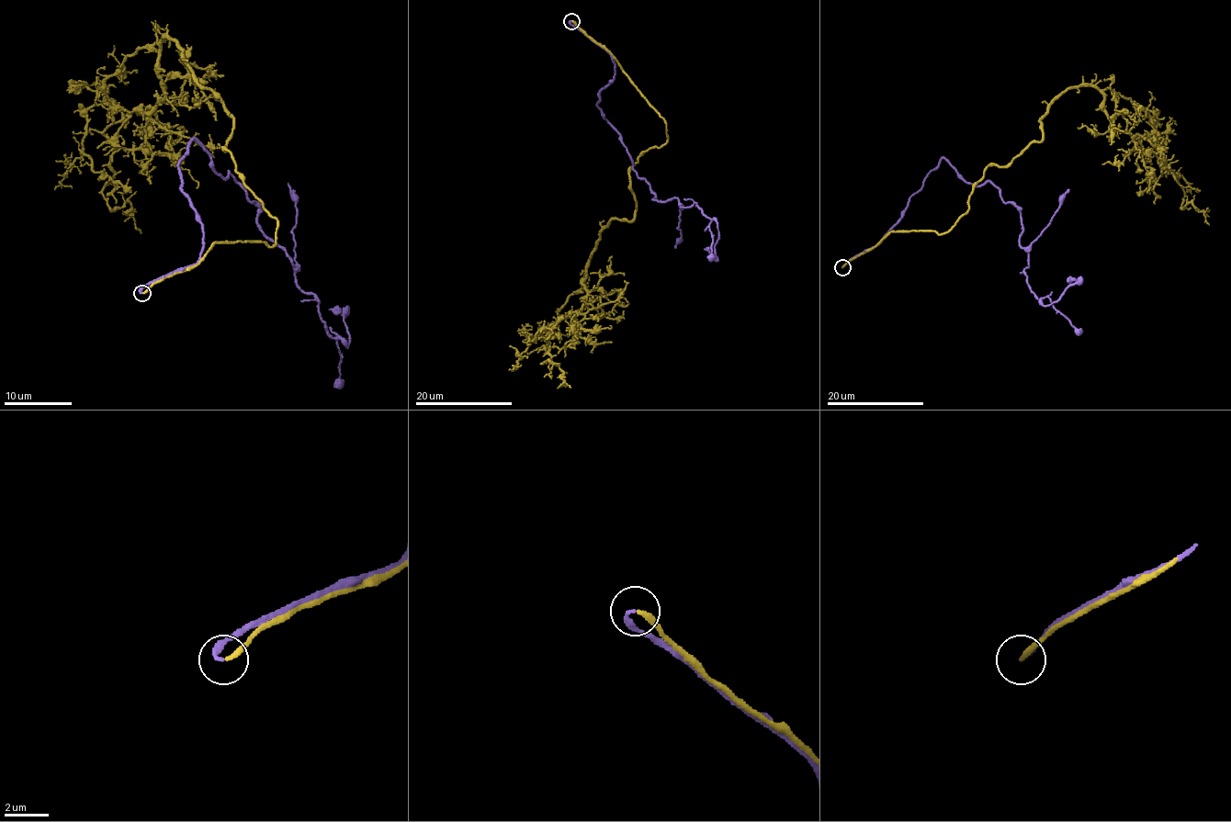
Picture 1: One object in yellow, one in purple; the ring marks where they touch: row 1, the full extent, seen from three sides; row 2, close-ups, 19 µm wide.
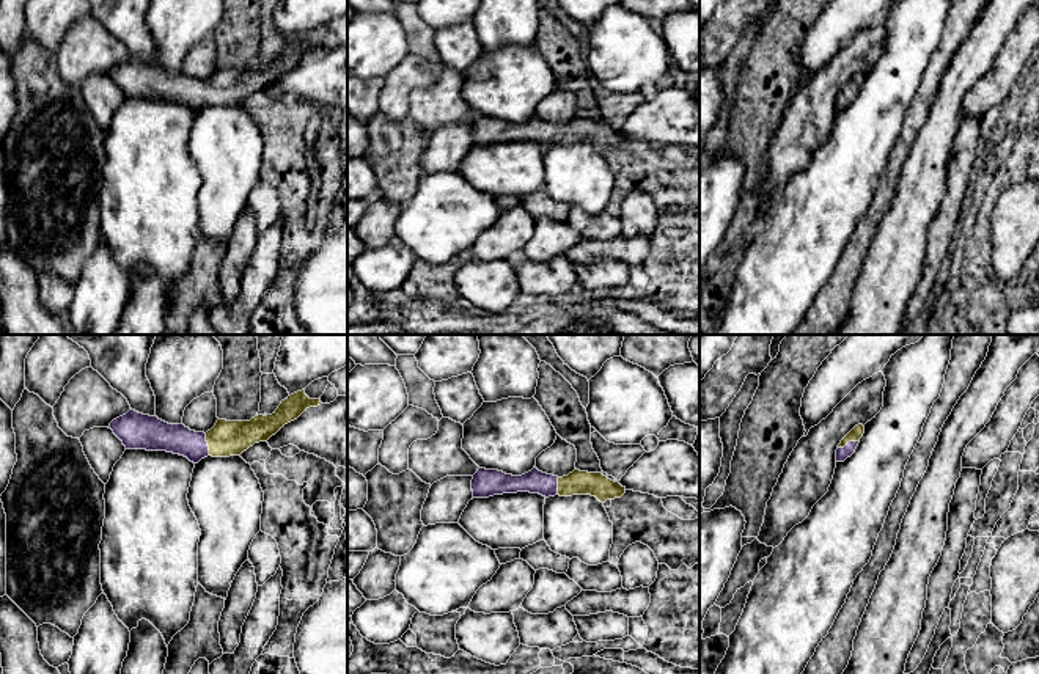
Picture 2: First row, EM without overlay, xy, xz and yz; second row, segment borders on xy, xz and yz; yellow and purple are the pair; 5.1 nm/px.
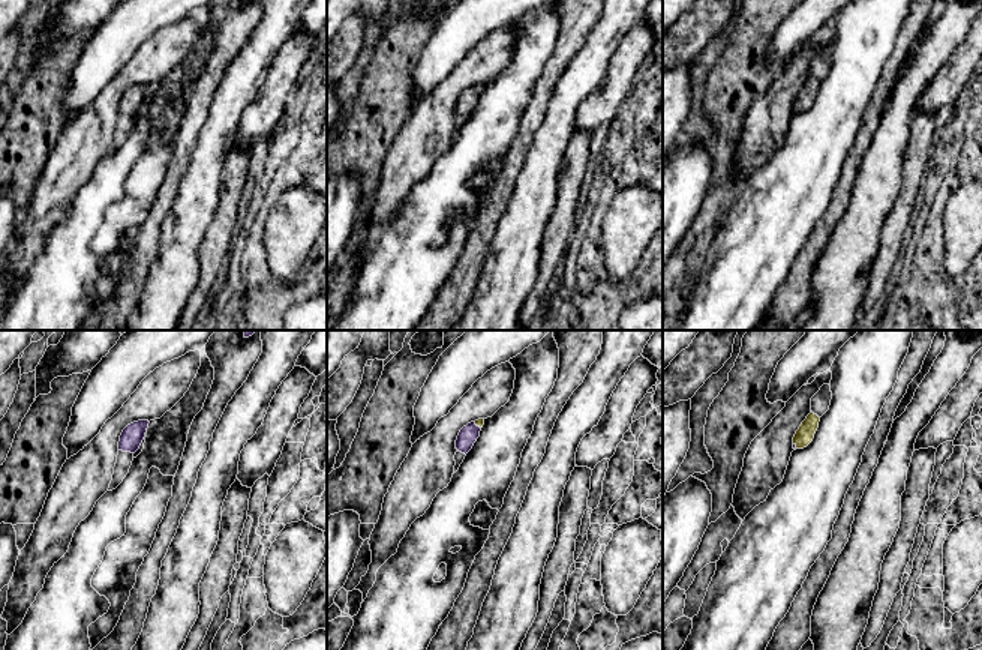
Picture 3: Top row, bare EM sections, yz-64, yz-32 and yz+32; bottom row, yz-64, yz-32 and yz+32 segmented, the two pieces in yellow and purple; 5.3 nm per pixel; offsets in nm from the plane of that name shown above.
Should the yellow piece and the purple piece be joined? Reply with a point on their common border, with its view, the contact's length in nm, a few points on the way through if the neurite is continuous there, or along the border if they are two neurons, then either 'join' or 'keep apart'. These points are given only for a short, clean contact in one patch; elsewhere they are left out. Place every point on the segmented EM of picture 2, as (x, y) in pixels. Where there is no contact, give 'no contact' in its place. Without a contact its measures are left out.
xy (208, 445) | 110 nm | join

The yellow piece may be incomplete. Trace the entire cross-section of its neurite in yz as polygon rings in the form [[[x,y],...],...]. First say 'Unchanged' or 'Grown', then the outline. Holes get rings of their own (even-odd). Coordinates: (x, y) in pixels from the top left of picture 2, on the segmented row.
Grown. [[[858,424],[841,440],[836,449],[836,462],[844,462],[855,452],[863,434],[865,434],[865,426]]]

